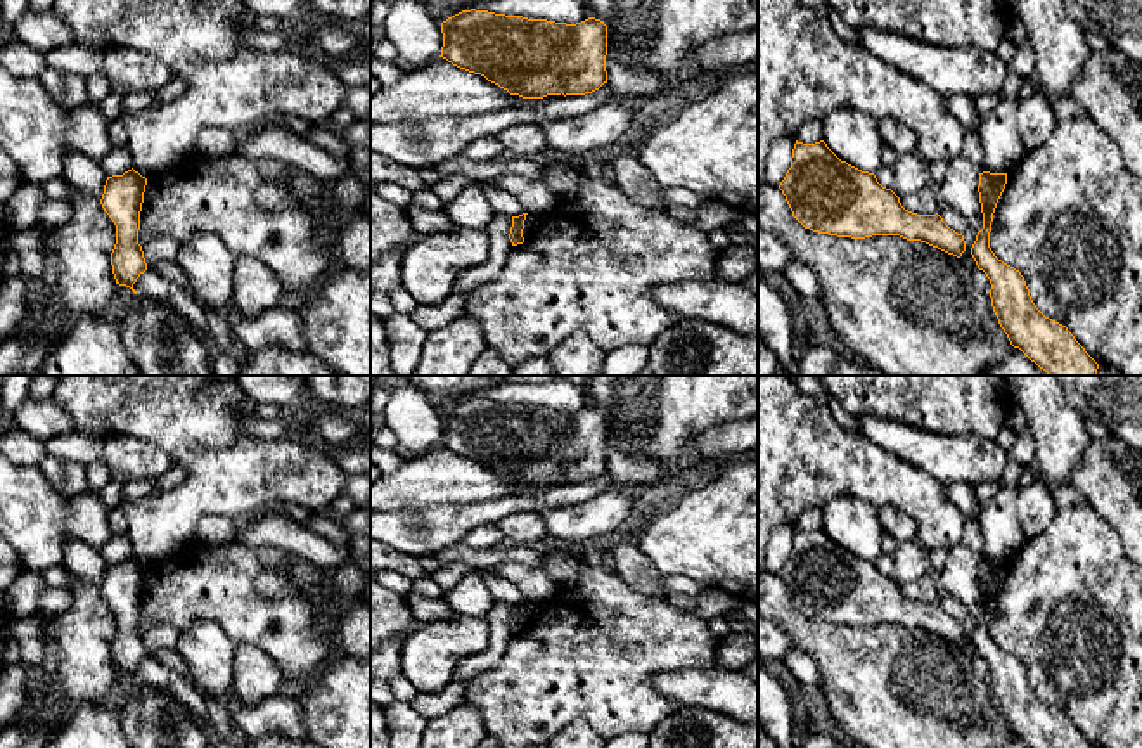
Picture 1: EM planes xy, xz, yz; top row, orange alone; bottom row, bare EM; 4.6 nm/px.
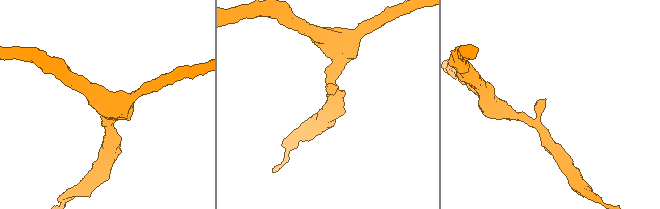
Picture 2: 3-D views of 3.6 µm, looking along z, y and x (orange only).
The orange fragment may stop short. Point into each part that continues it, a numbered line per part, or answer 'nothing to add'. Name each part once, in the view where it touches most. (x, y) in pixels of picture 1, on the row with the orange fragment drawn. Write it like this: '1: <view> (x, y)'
nothing to add

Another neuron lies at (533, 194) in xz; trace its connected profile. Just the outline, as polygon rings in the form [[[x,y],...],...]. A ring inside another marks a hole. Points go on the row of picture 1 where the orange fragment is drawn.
[[[505,175],[497,178],[495,184],[498,189],[512,194],[524,206],[526,213],[547,213],[557,203],[555,194],[540,178]]]

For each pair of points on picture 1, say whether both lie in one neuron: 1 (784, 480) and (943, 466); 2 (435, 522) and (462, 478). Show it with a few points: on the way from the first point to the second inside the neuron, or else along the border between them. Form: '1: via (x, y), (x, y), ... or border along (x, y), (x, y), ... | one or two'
1: border along (881, 445), (945, 487) | two
2: border along (485, 501), (442, 502), (405, 509) | two

